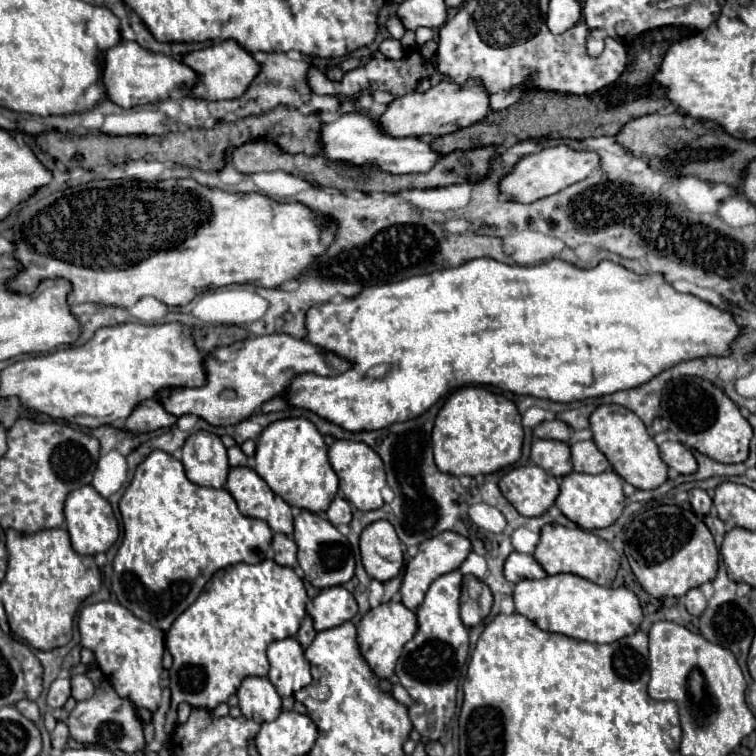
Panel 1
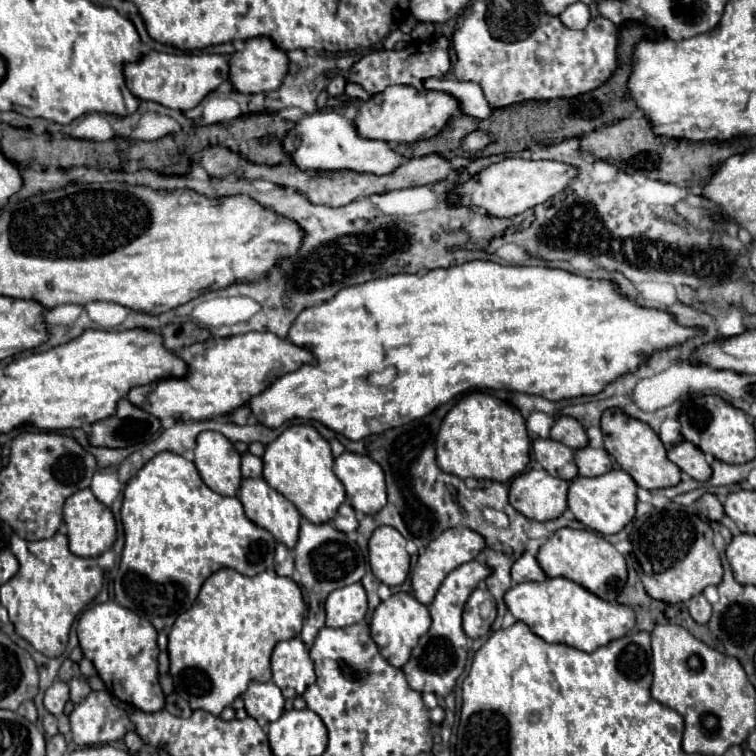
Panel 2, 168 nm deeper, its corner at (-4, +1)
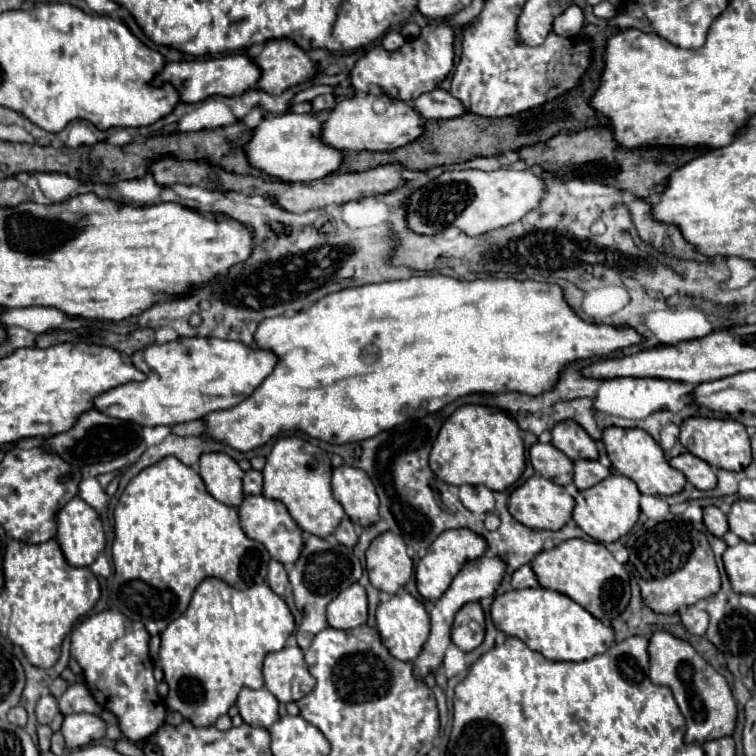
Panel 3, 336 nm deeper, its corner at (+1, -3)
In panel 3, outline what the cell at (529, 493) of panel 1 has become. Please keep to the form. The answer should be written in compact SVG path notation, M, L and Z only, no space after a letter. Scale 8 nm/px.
M532 475L524 485L516 487L508 501L508 511L516 521L532 529L548 529L548 531L562 529L572 517L572 509L574 509L574 497L568 495L564 487L552 483L542 475Z

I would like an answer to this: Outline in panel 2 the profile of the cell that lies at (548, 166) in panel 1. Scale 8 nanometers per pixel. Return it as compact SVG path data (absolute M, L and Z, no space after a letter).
M509 157L509 159L503 159L501 163L485 167L467 183L455 187L449 201L485 209L493 217L513 217L561 193L577 177L577 173L579 173L577 167L563 161L549 161L549 159L533 161L533 159Z

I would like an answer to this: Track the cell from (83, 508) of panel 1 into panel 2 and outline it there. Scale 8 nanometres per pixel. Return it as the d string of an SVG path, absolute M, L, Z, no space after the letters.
M81 489L77 493L73 493L67 501L65 501L65 525L67 525L67 537L69 537L69 547L75 555L79 557L99 557L101 553L105 553L107 549L113 547L115 539L117 539L117 525L115 525L115 517L111 513L111 509L107 505L103 505L93 493L91 489Z

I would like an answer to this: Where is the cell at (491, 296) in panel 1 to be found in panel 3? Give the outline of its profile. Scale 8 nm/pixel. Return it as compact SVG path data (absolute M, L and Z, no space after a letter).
M422 275L422 277L410 277L406 281L386 281L386 283L378 283L378 285L362 285L362 287L330 293L330 295L322 297L320 301L316 301L308 311L296 313L294 317L272 317L272 319L262 321L254 333L254 343L258 349L270 351L278 357L274 371L242 403L238 403L232 409L208 413L202 417L202 421L204 421L204 431L210 439L224 443L242 453L248 453L252 449L266 445L272 437L276 437L284 431L300 431L314 439L334 443L334 445L342 445L342 443L350 443L350 441L364 441L364 439L370 439L386 429L392 429L394 425L400 425L402 421L408 421L410 417L426 417L426 413L434 413L434 411L442 409L444 405L456 401L458 397L464 397L470 393L518 391L518 393L526 393L526 395L540 395L540 393L552 389L552 385L558 379L560 367L564 367L566 363L578 361L578 359L590 359L590 357L604 357L610 351L634 345L640 339L642 337L630 327L612 327L612 325L596 325L596 323L582 321L564 301L562 289L558 285L550 285L550 283L516 281L516 279L458 281L458 279L444 277L444 275L434 275L434 277Z

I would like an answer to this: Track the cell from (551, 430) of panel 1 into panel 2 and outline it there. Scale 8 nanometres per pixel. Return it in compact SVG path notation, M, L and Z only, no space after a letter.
M561 415L555 425L551 427L551 435L553 441L559 441L571 449L581 449L583 445L587 445L587 435L585 429L579 425L579 421L575 421L573 417L565 417Z

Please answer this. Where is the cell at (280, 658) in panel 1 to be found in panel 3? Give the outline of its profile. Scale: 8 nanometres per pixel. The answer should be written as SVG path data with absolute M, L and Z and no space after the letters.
M284 647L268 653L264 659L266 689L276 695L280 703L292 703L308 695L316 681L310 675L300 647Z

